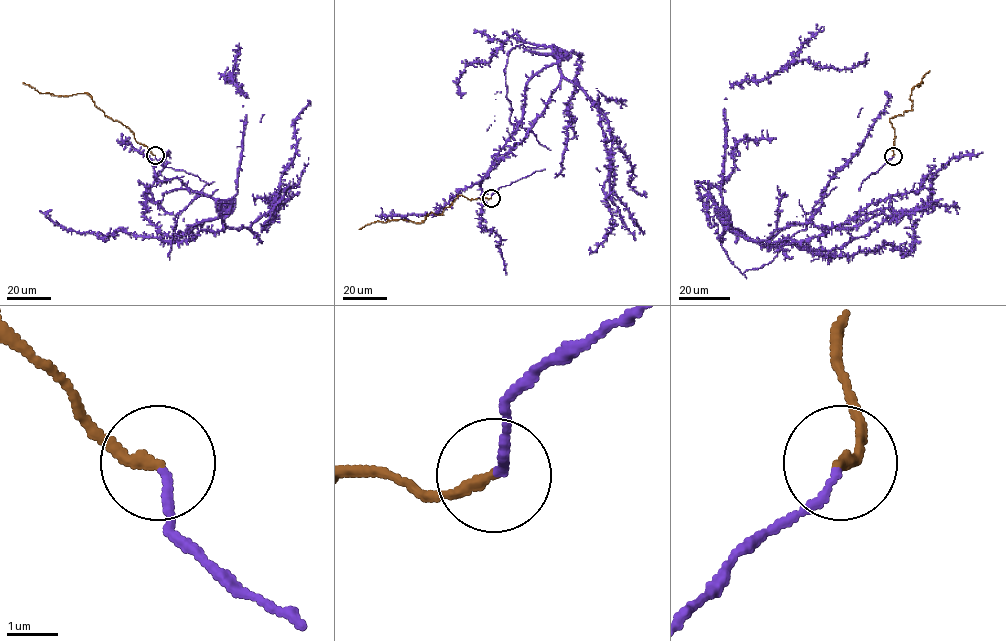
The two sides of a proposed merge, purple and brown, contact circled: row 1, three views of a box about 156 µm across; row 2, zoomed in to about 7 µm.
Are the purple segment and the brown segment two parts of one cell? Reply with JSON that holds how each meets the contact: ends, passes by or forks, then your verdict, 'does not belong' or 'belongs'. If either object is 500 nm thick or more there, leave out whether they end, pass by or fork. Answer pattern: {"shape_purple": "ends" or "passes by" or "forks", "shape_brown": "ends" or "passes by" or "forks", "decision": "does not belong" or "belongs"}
{"shape_purple": "ends", "shape_brown": "ends", "decision": "belongs"}

